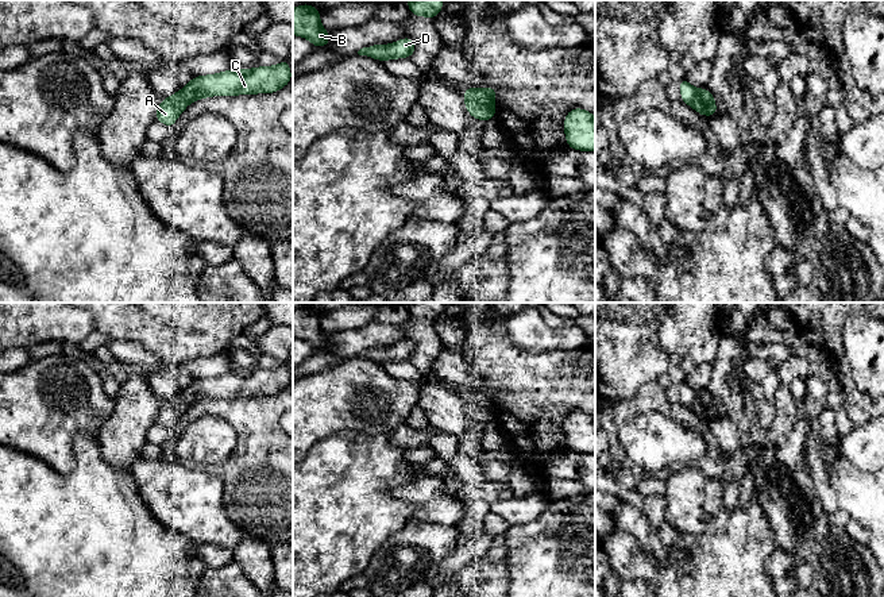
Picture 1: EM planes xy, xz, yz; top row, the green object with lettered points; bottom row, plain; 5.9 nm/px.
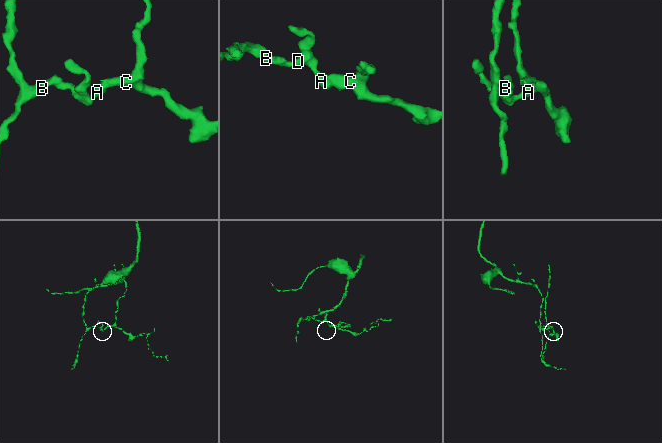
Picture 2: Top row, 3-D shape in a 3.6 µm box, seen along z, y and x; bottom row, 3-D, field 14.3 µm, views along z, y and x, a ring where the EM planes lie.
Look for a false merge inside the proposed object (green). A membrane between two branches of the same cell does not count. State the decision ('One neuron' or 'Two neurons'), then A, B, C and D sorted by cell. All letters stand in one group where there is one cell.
Two neurons. Groups: A B D / C

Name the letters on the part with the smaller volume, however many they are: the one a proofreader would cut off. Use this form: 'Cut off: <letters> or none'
Cut off: C

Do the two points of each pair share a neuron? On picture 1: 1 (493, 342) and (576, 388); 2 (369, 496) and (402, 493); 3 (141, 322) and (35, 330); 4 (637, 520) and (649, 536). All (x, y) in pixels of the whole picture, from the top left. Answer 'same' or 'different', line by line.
1: same
2: different
3: different
4: same

